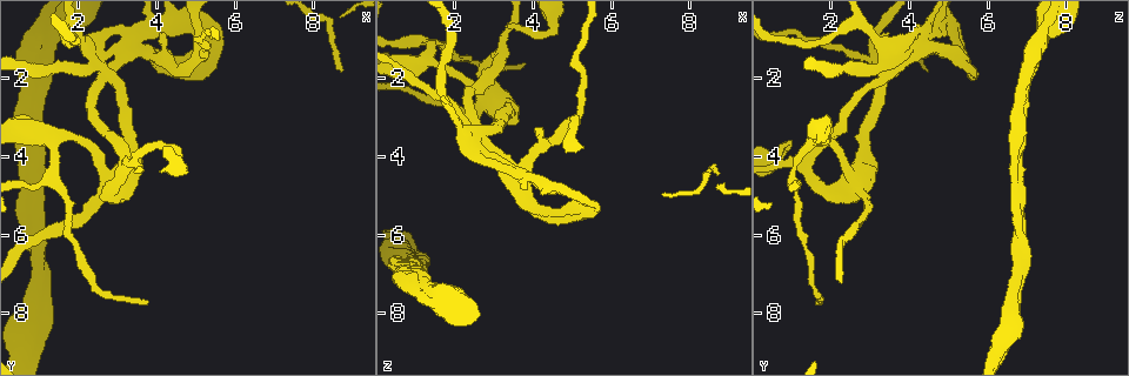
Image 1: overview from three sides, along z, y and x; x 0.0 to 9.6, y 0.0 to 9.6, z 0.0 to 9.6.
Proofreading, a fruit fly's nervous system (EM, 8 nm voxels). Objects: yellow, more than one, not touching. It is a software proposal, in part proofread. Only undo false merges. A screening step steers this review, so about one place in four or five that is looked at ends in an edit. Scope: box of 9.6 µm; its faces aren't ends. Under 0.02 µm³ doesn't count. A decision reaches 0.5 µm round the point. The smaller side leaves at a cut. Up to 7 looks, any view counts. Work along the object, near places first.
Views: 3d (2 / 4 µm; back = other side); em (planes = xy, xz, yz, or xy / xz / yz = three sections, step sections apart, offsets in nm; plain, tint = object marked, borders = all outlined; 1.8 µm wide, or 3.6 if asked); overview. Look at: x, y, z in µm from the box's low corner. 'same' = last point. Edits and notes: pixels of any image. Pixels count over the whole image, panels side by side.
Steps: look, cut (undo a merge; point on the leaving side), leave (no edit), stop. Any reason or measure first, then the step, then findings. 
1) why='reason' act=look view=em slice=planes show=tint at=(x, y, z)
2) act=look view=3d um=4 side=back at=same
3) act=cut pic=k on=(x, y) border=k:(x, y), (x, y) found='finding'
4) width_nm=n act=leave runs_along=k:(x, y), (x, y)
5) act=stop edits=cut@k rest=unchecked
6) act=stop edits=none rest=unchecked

act=look view=3d um=2 at=(0.90, 5.10, 6.80)

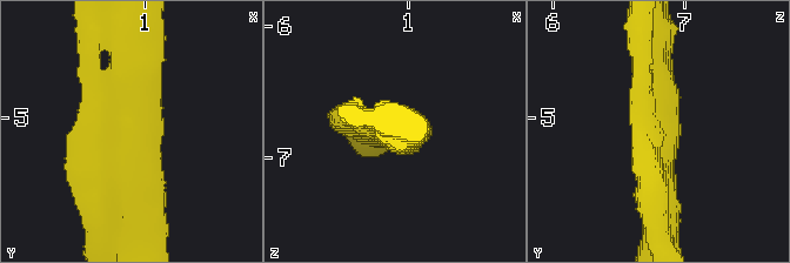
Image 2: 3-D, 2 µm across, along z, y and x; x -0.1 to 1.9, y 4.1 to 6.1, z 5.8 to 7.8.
act=look view=em slice=xy step=8 show=plain at=(0.96, 5.12, 6.80)

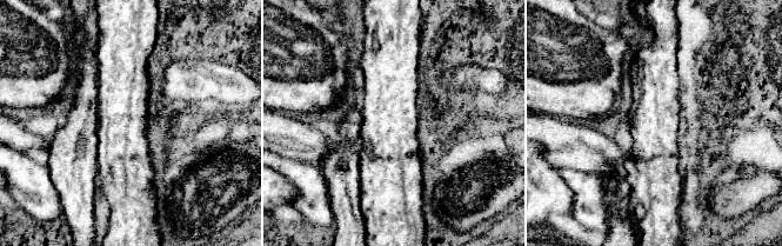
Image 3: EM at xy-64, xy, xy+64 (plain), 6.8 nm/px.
act=look view=em slice=xy step=8 show=tint at=same

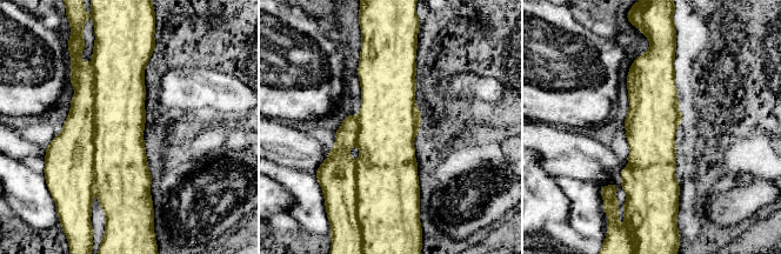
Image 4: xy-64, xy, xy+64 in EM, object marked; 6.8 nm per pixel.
act=leave runs_along=4:(645, 61), (652, 179), (663, 200) found='continuous, no second neuron'

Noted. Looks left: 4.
act=look view=em slice=xz step=8 show=tint at=(0.75, 7.90, 6.60)

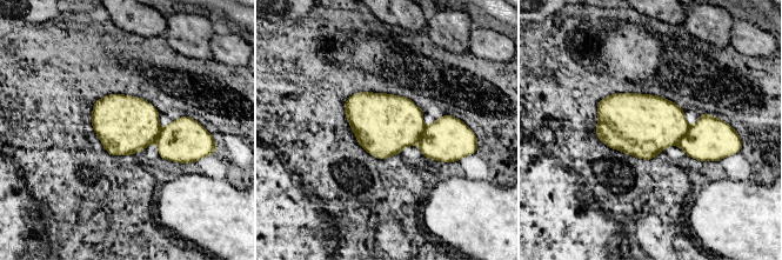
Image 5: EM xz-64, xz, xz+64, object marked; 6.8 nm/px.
why='cut it another way' act=look view=em slice=planes show=borders at=same

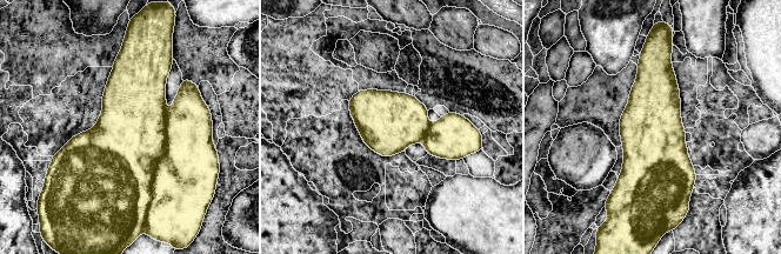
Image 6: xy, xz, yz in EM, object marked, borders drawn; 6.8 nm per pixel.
act=leave found='one neuron here'

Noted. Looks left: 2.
why='three-way junction' act=look view=em um=3.6 slice=yz step=4 show=tint at=(1.25, 0.95, 7.35)

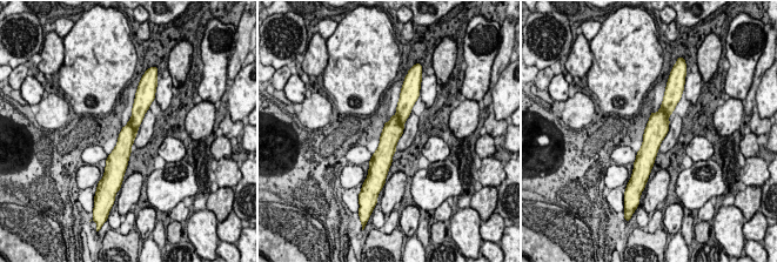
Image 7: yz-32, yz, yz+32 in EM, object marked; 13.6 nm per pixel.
width_nm=220 act=leave found='one neuron here'

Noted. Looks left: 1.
act=stop edits=none rest=unchecked

